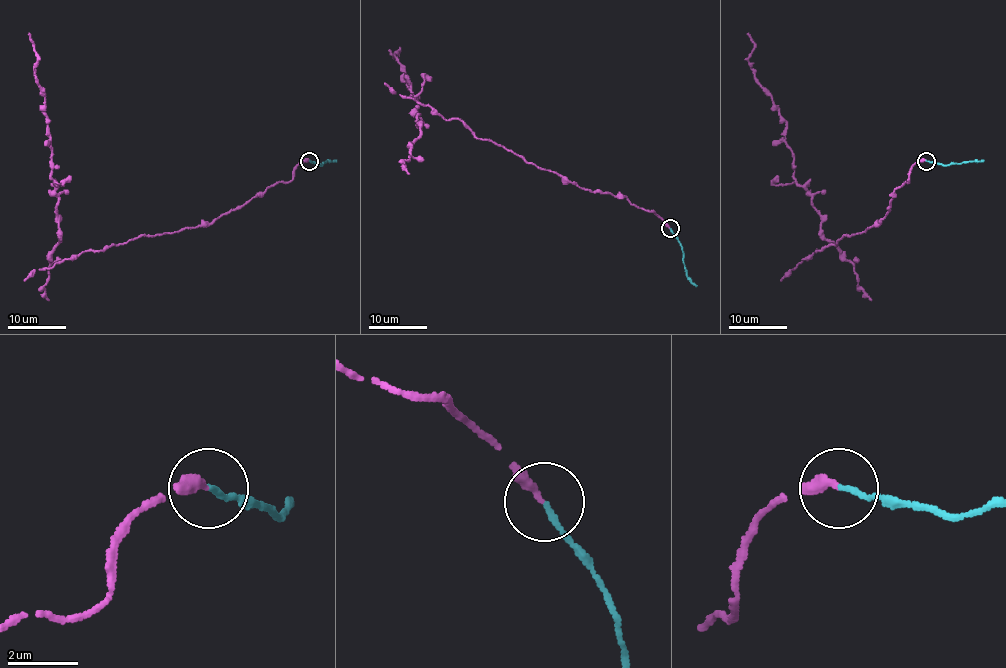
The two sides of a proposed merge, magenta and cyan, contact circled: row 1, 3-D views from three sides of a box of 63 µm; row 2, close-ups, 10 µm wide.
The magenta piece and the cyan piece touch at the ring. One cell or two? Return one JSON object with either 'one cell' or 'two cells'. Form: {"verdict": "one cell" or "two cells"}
{"verdict": "one cell"}

